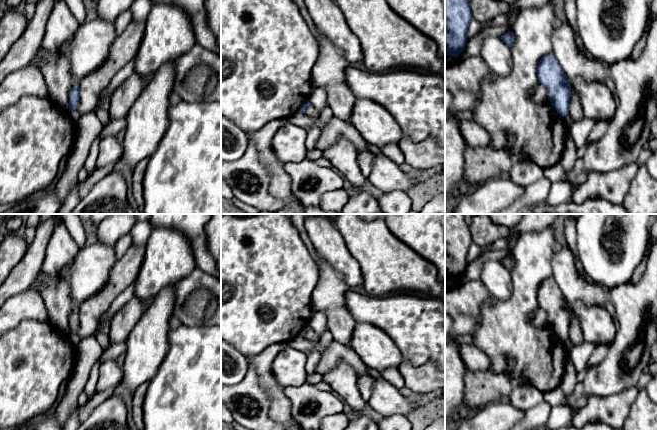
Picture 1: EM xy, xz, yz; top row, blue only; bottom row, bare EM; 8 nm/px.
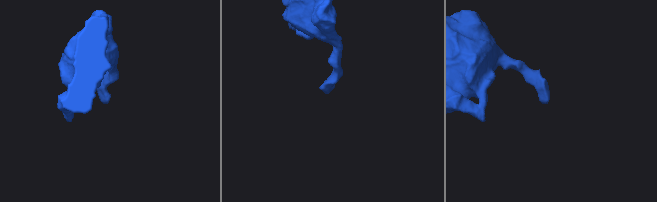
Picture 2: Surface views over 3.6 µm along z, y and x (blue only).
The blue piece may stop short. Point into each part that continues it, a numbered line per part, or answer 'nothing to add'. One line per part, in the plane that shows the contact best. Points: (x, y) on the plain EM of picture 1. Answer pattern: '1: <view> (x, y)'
nothing to add

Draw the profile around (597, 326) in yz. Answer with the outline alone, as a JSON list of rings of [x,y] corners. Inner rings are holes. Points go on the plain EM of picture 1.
[[[583,302],[571,303],[577,316],[584,341],[599,345],[612,345],[616,335],[616,328],[606,307],[586,306]]]

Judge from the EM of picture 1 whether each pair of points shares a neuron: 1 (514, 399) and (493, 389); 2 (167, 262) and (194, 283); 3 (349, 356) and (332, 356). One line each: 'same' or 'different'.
1: different
2: different
3: same

